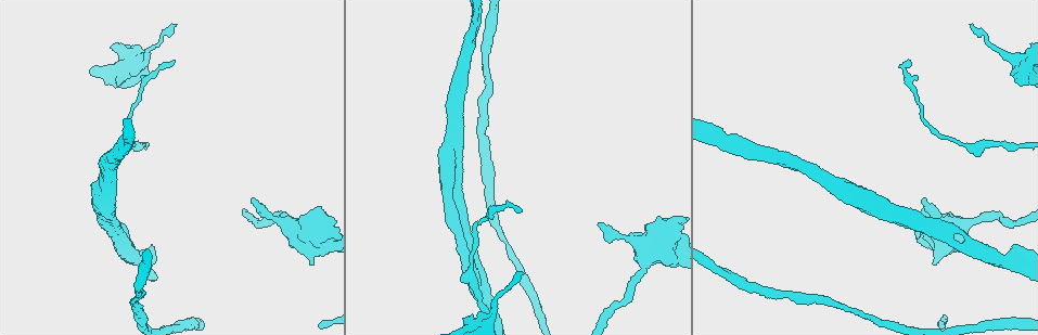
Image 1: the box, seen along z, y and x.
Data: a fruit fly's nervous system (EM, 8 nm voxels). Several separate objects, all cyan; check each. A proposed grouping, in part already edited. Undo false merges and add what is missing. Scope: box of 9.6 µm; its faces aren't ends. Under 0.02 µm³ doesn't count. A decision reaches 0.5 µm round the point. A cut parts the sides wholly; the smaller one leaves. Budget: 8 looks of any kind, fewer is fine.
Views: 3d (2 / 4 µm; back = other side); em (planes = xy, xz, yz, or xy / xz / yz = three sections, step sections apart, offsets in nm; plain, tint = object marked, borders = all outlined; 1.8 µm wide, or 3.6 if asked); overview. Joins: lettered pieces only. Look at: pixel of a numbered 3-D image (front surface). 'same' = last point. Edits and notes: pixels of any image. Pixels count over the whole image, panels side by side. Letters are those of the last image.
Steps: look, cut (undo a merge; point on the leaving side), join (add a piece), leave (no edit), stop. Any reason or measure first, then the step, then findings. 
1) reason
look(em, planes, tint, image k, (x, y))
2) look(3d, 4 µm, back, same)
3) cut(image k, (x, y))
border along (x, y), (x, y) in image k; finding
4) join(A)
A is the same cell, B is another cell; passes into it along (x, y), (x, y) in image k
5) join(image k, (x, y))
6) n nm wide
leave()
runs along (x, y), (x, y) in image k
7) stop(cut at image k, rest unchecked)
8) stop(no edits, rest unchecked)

an open end
look(3d, 2 µm, image 1, (523, 272))

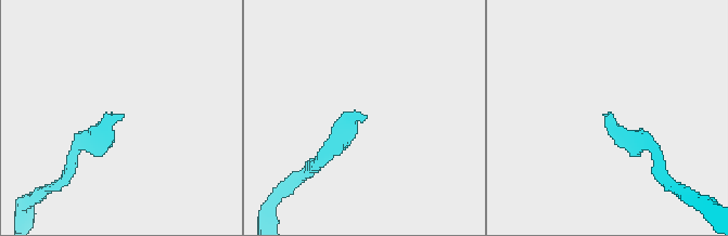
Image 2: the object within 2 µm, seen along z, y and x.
look(em, xy, step 4, tint, image 2, (363, 119))

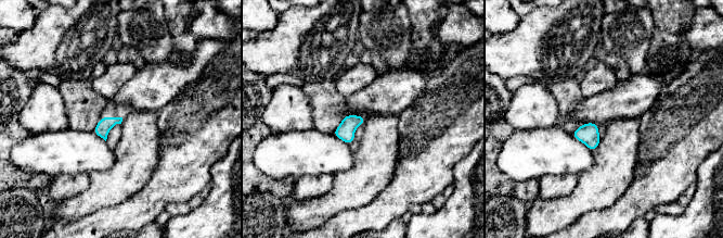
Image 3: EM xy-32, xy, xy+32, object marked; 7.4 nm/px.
another direction
look(em, planes, borders, same)

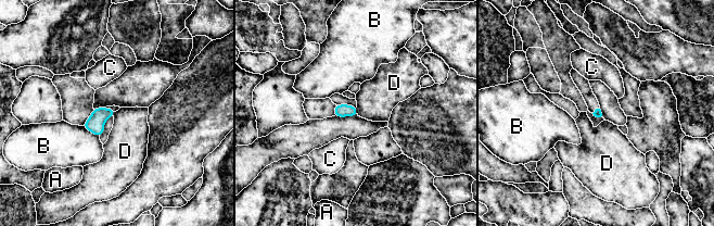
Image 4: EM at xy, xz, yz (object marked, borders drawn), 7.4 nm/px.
leave()
A, B, C and D are other cells; border along (356, 107), (358, 114) in image 4; none of them fits

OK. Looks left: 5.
free end
look(em, planes, borders, image 1, (922, 199))

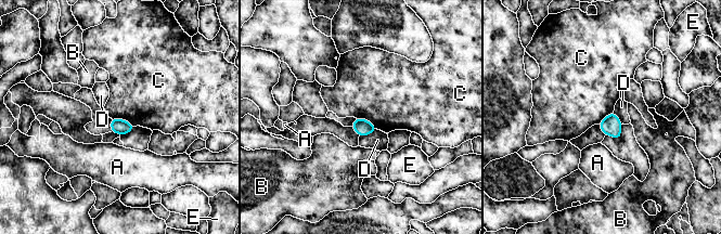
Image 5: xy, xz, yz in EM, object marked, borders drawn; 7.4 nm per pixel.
120 nm wide; C touches over 200 nm
leave()
A, B, C, D and E are other cells; no lettered piece goes on from it

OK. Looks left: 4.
an open end
look(3d, 2 µm, back, image 1, (311, 264))

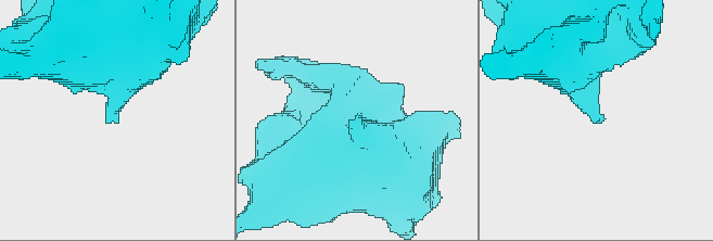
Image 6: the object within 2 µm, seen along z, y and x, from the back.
look(em, planes, borders, image 6, (357, 120))

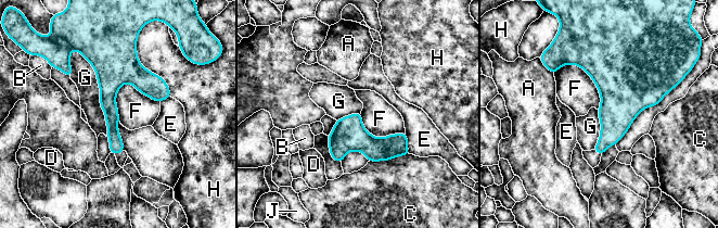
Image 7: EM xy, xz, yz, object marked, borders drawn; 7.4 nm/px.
leave()
A, B, C, D, E, F, G, H and J are other cells; border along (76, 50), (95, 73), (107, 136) in image 7; none of them fits

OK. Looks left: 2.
stop(no edits, rest unchecked)

